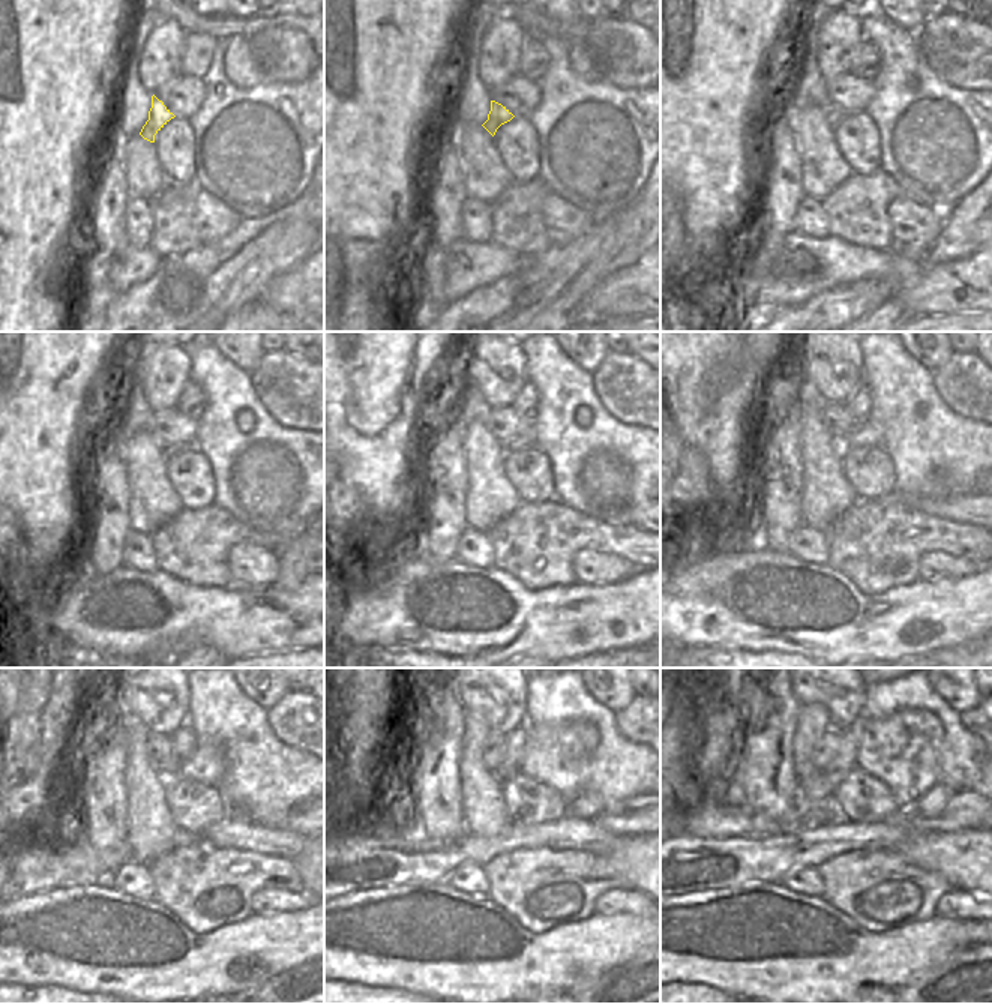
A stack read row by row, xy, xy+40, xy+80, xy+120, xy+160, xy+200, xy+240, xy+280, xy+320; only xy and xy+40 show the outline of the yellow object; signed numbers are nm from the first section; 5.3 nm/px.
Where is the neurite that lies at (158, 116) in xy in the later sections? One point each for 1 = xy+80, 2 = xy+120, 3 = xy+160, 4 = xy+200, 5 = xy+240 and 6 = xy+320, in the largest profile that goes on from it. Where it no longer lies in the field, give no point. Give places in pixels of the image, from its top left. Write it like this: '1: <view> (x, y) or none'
1: xy+80 (835, 114)
2: xy+120 (168, 450)
3: xy+160 (527, 440)
4: xy+200 (869, 434)
5: xy+240 (206, 764)
6: xy+320 (902, 751)

